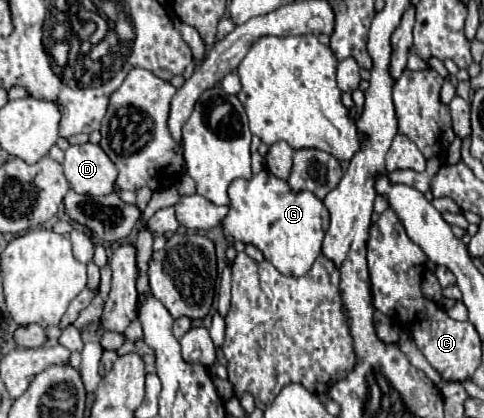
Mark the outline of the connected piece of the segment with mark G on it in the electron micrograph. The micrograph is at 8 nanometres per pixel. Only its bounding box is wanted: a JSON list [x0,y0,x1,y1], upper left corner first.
[221,169,329,277]

